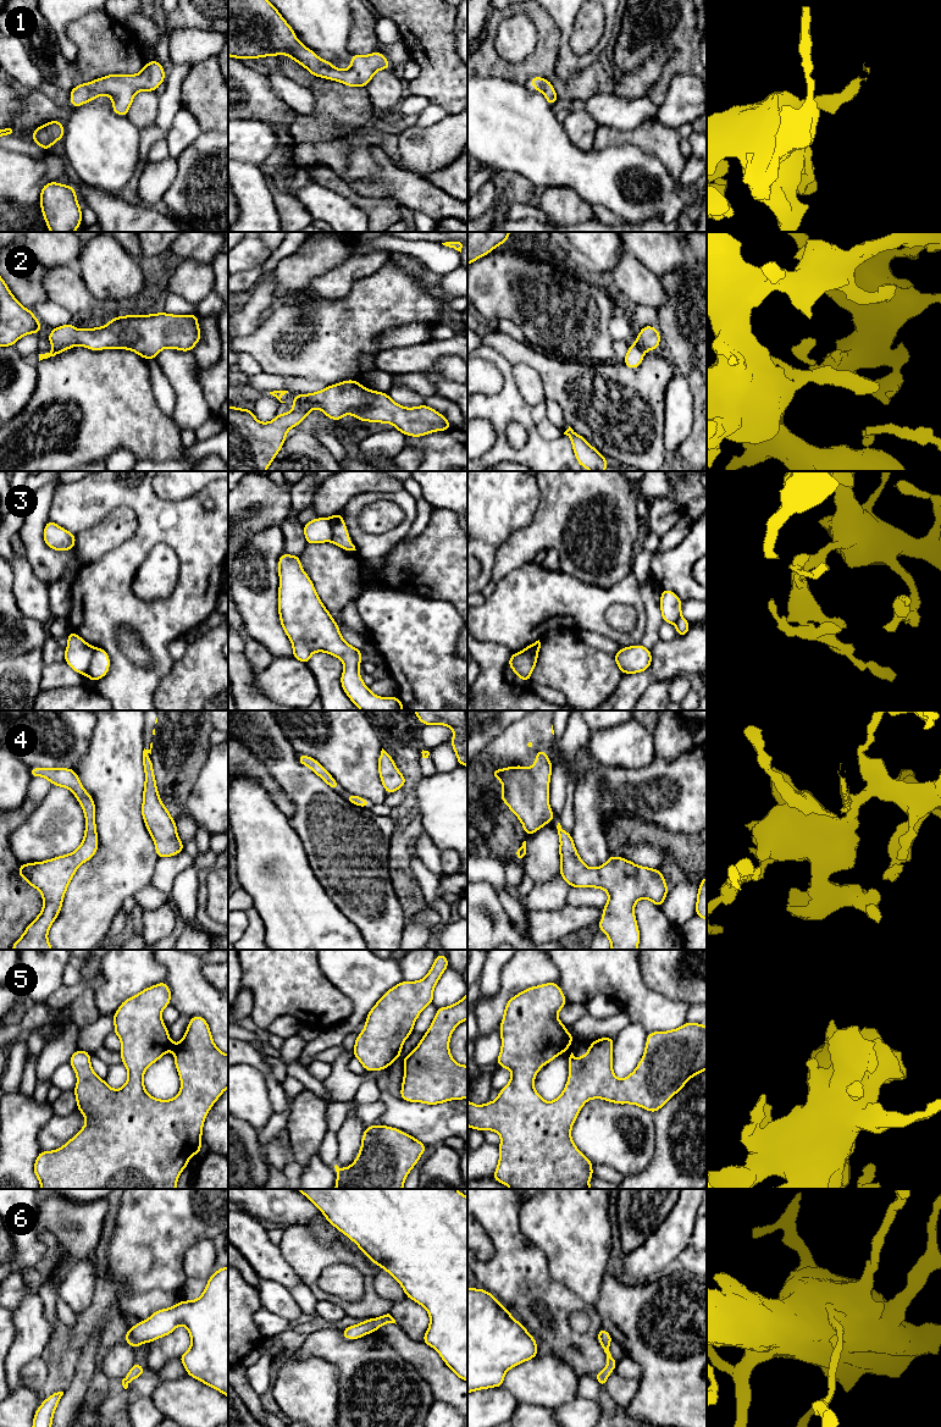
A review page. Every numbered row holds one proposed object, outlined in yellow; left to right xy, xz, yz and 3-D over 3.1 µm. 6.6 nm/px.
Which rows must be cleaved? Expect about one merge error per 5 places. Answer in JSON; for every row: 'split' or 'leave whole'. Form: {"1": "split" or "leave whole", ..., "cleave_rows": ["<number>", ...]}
{"1": "leave whole", "2": "leave whole", "3": "split", "4": "leave whole", "5": "leave whole", "6": "leave whole", "cleave_rows": ["3"]}

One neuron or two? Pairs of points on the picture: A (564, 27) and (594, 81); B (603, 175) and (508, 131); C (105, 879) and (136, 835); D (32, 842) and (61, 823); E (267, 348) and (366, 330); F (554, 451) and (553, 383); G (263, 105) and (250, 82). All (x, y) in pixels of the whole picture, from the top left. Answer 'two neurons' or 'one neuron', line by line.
A: two neurons
B: one neuron
C: one neuron
D: one neuron
E: one neuron
F: two neurons
G: one neuron

